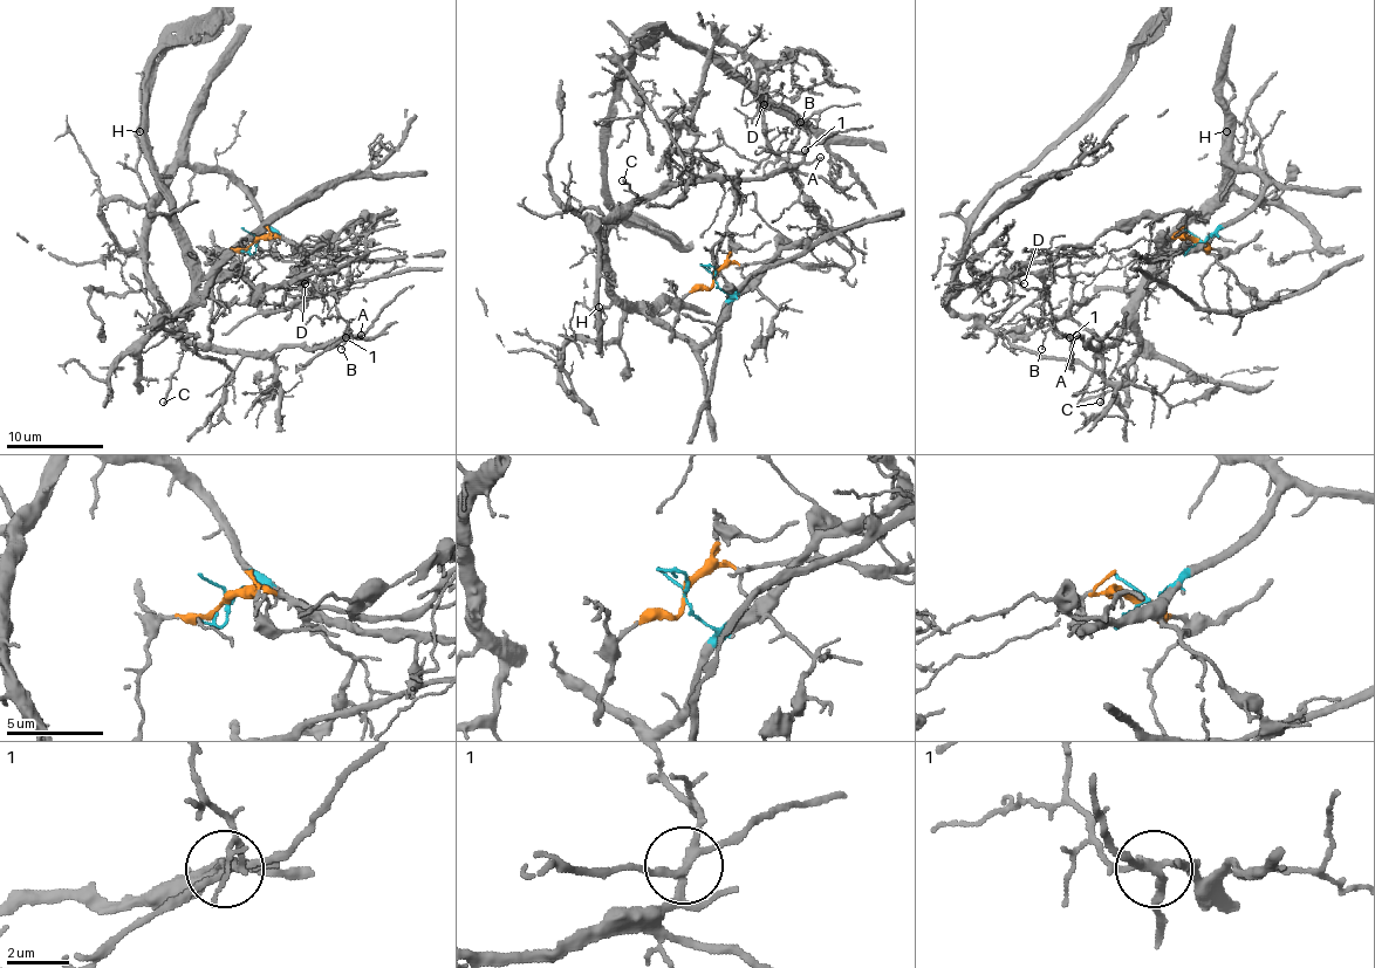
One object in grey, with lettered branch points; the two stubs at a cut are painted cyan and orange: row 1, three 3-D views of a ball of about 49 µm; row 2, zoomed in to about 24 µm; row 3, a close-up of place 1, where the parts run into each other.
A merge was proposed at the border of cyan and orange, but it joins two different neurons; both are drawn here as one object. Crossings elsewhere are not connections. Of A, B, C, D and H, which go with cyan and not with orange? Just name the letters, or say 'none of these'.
A, B, C, H

